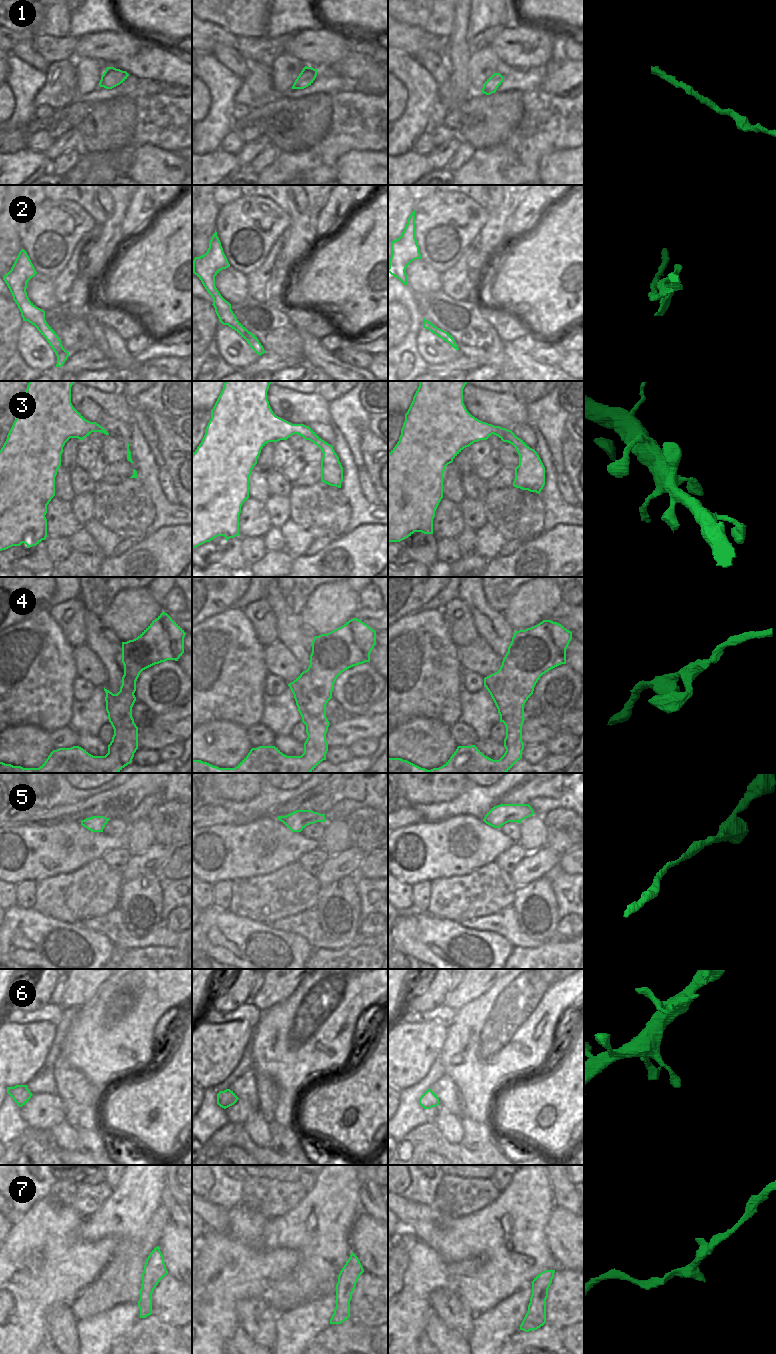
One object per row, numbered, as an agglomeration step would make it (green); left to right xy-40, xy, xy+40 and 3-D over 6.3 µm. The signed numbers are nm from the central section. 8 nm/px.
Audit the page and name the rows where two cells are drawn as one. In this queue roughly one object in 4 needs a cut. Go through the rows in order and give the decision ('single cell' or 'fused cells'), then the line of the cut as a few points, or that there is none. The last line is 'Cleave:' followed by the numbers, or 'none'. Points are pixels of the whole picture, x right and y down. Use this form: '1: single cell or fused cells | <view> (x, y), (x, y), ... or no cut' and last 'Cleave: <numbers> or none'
1: single cell | no cut
2: fused cells | xy (249, 332), (245, 339)
3: single cell | no cut
4: single cell | no cut
5: single cell | no cut
6: single cell | no cut
7: single cell | no cut
Cleave: 2

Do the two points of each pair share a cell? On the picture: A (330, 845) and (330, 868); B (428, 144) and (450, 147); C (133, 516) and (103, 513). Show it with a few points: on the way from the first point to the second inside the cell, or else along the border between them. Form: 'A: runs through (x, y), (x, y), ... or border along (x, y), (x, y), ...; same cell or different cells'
A: border along (351, 844), (345, 849), (332, 853), (329, 856); different cells
B: border along (435, 147), (426, 156); different cells
C: runs through (126, 513), (110, 513); same cell

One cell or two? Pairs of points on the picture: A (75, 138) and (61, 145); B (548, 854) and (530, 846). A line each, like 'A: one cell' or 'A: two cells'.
A: one cell
B: two cells

